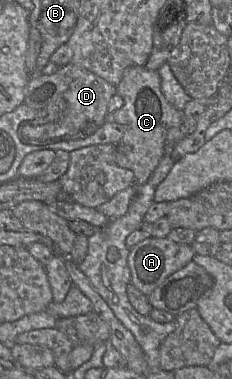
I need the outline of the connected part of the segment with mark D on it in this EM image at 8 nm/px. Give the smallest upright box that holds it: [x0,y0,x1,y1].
[18,63,117,145]

